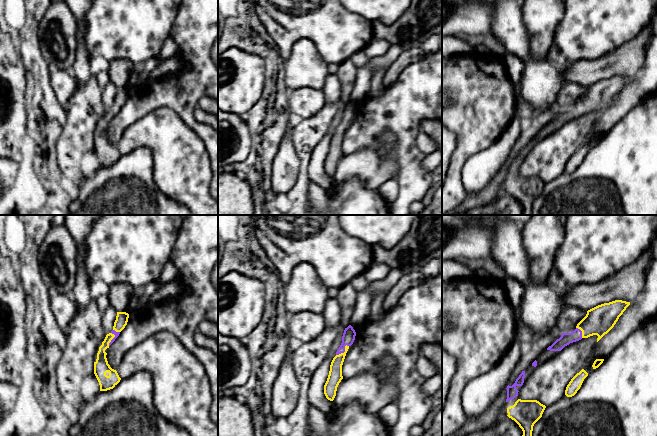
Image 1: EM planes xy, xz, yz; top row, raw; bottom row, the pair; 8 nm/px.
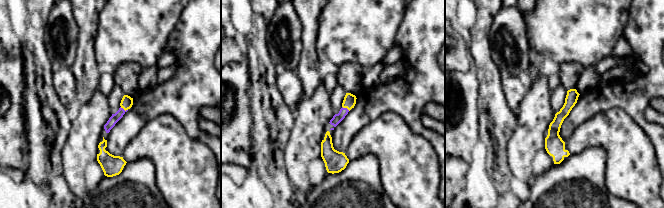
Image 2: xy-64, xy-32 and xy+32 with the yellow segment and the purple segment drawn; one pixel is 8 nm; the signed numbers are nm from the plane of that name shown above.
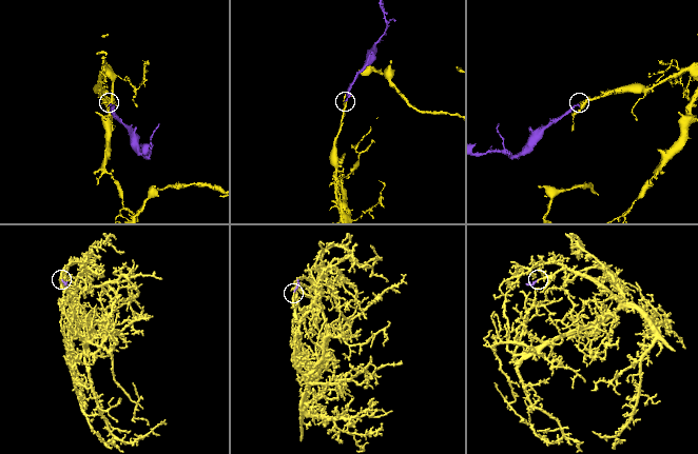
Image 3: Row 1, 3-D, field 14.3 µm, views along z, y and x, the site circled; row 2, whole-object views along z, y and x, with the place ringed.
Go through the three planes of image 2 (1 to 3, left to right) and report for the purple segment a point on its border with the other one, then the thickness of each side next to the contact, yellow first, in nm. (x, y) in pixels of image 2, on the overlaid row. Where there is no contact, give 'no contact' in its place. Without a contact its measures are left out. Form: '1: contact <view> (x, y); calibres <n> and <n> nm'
1: contact xy-64 (124, 109); calibres 100 and 70 nm
2: contact xy-32 (346, 107); calibres 100 and 80 nm
3: no contact

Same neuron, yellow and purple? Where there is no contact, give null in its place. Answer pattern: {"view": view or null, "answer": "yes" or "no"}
{"view": "xz", "answer": "yes"}

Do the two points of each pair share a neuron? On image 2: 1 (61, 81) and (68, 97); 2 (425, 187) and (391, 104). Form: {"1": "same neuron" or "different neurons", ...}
{"1": "same neuron", "2": "different neurons"}

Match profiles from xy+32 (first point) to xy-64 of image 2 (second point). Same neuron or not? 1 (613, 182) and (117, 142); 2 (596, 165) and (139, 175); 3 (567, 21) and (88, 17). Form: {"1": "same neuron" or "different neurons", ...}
{"1": "different neurons", "2": "same neuron", "3": "different neurons"}

